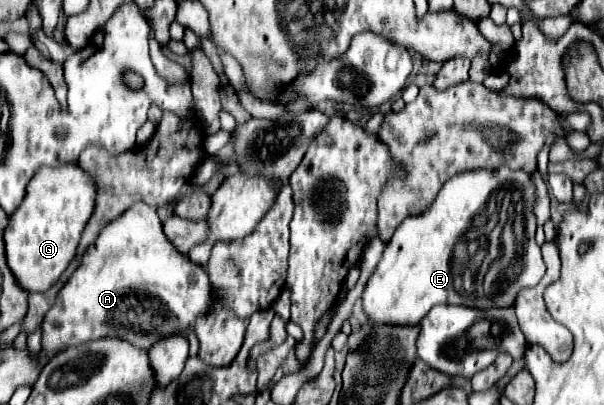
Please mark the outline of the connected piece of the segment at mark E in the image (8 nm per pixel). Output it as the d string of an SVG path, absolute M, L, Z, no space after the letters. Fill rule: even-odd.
M509 167L467 171L449 179L435 203L423 215L407 217L393 233L383 257L363 291L363 311L369 321L381 325L417 325L427 311L435 305L467 305L477 309L513 307L519 291L535 287L545 275L545 263L541 259L541 247L535 243L535 183L527 171L515 171ZM481 247L481 263L473 265L475 253Z

